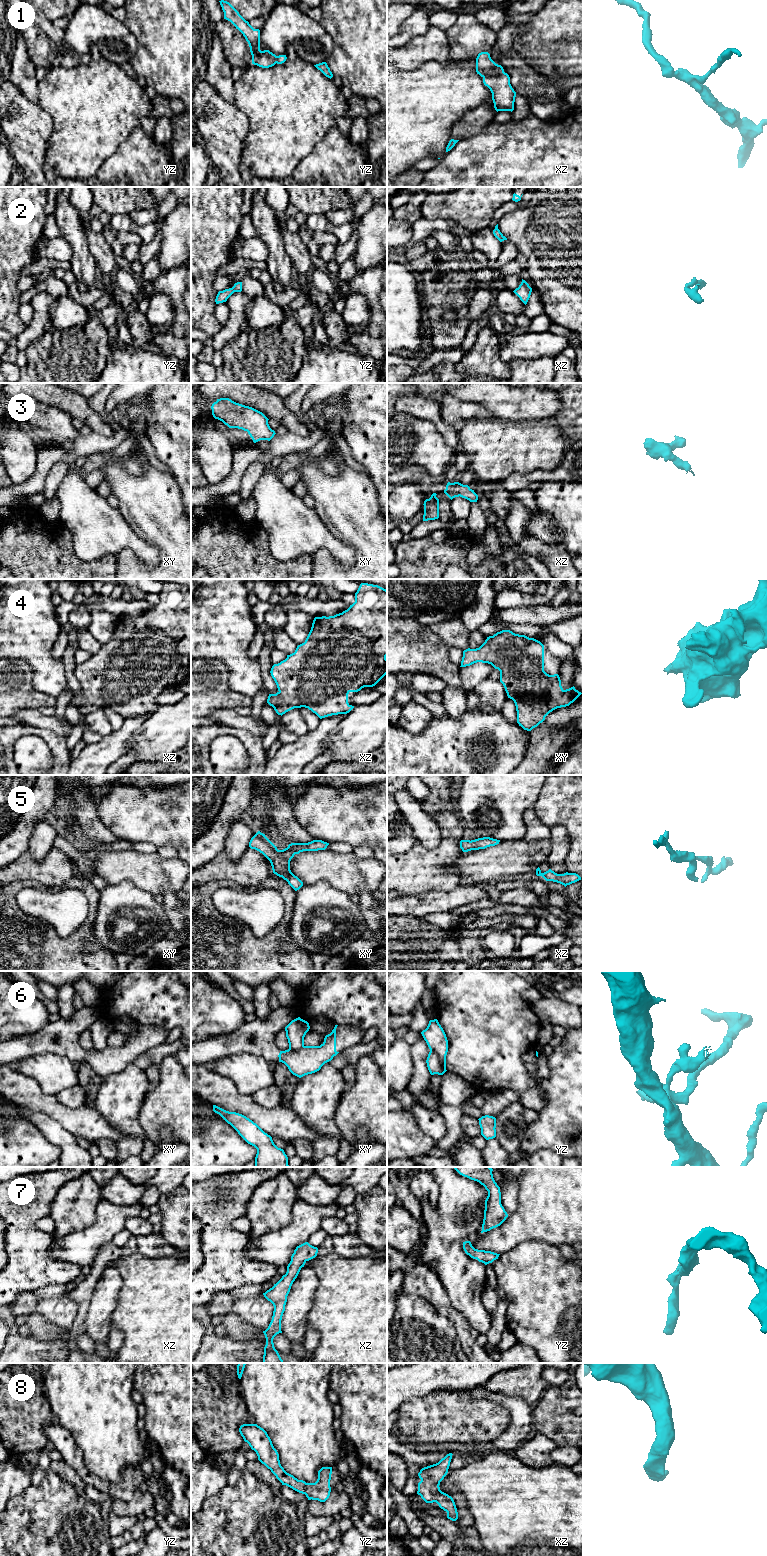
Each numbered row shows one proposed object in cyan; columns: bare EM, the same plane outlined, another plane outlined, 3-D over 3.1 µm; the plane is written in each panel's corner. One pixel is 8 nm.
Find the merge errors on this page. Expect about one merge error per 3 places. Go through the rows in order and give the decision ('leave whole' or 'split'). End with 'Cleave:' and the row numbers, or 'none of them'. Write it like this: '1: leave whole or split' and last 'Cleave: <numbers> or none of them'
1: leave whole
2: leave whole
3: leave whole
4: leave whole
5: leave whole
6: split
7: leave whole
8: leave whole
Cleave: 6

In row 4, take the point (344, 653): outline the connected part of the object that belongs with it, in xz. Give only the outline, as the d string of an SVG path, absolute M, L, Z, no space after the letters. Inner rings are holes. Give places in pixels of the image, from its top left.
M361 583L355 593L355 602L342 613L334 616L315 617L304 643L294 653L271 668L278 692L269 694L267 703L278 715L305 707L320 719L349 713L354 706L348 703L348 694L364 687L375 686L387 674L387 590L373 584Z

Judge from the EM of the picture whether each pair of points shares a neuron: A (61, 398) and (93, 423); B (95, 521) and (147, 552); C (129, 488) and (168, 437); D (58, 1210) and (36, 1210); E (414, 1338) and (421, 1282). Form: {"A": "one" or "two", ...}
{"A": "one", "B": "one", "C": "two", "D": "two", "E": "two"}

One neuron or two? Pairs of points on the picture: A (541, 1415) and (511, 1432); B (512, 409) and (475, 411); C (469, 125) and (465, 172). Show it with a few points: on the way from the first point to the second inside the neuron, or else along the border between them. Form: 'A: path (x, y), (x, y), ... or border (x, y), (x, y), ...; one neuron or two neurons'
A: border (533, 1407), (532, 1427); two neurons
B: border (466, 401), (481, 403), (492, 415); two neurons
C: border (488, 124), (481, 132), (459, 140); two neurons

